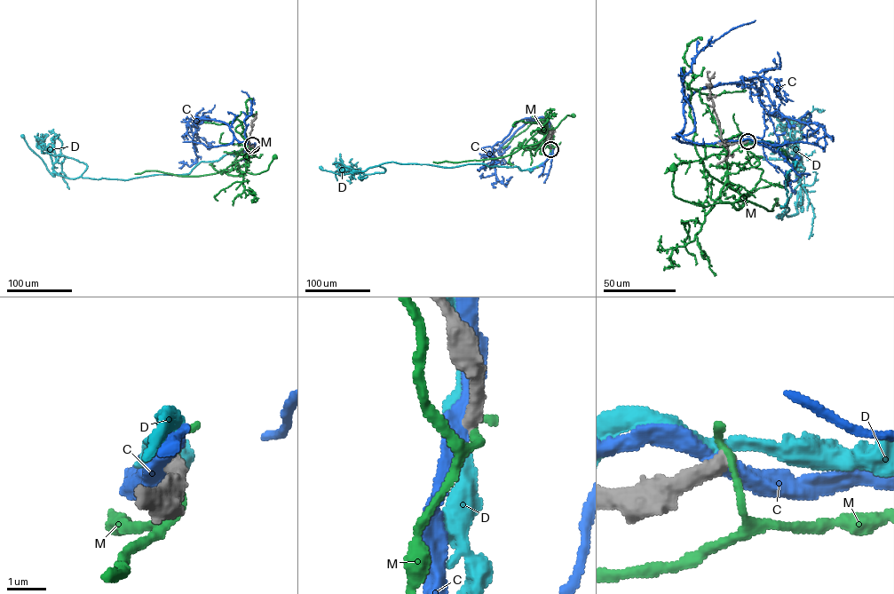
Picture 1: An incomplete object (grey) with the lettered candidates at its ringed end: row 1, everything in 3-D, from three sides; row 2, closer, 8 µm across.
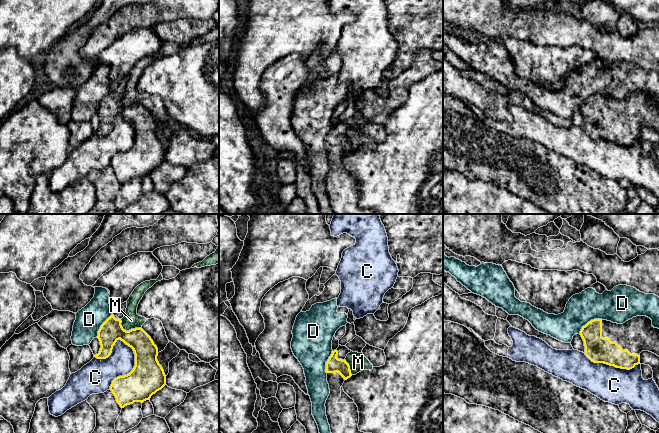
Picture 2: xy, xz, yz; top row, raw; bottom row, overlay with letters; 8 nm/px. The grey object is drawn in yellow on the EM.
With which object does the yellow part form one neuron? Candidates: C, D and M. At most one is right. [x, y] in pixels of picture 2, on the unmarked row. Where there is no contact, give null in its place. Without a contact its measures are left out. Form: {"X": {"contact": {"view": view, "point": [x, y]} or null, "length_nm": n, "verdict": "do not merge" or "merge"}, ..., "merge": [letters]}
{"C": {"contact": {"view": "xy", "point": [134, 142]}, "length_nm": 420, "verdict": "do not merge"}, "D": {"contact": {"view": "yz", "point": [590, 97]}, "length_nm": 220, "verdict": "do not merge"}, "M": {"contact": {"view": "xy", "point": [127, 107]}, "length_nm": 180, "verdict": "do not merge"}, "merge": []}

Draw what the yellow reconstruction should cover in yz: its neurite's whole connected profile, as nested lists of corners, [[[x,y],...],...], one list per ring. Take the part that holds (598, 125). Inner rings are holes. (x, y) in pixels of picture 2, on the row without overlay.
[[[636,92],[623,100],[594,95],[582,103],[585,131],[594,139],[604,139],[616,144],[630,146],[640,140],[640,129],[649,127],[659,132],[659,105],[652,102],[646,92]]]

